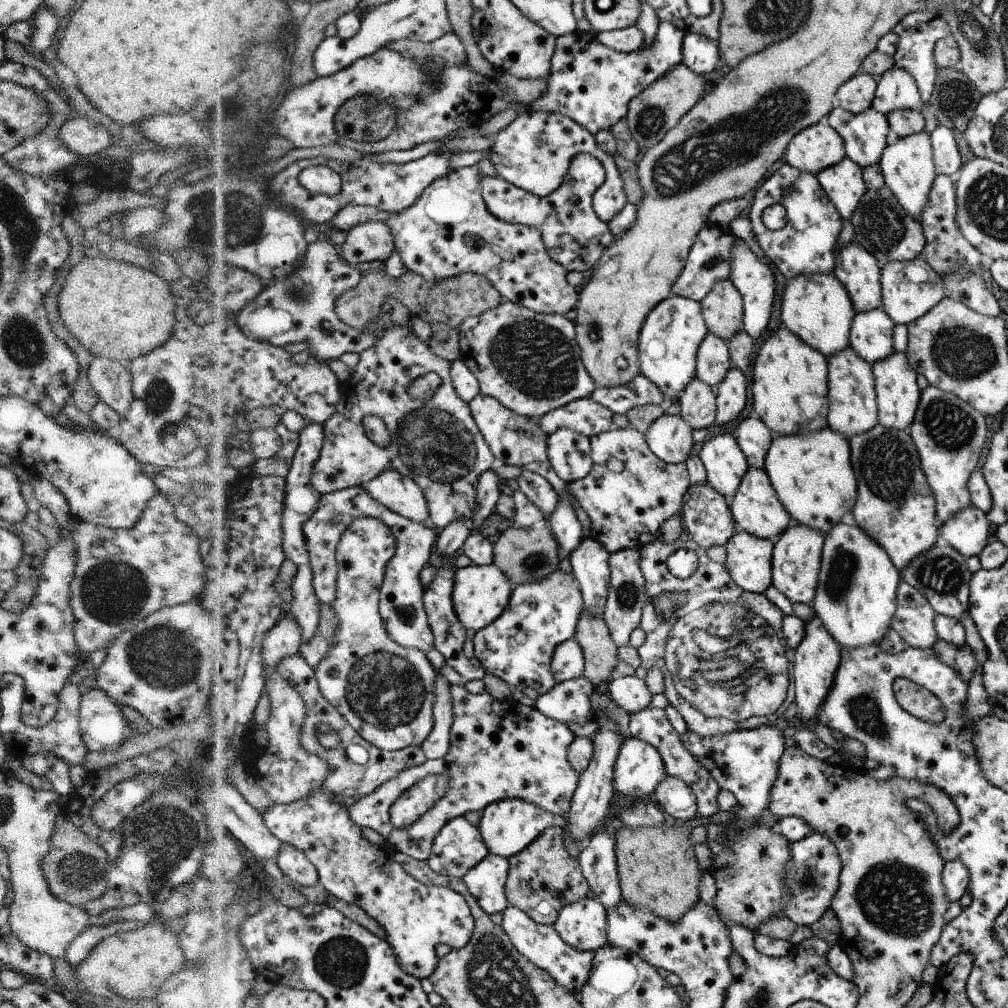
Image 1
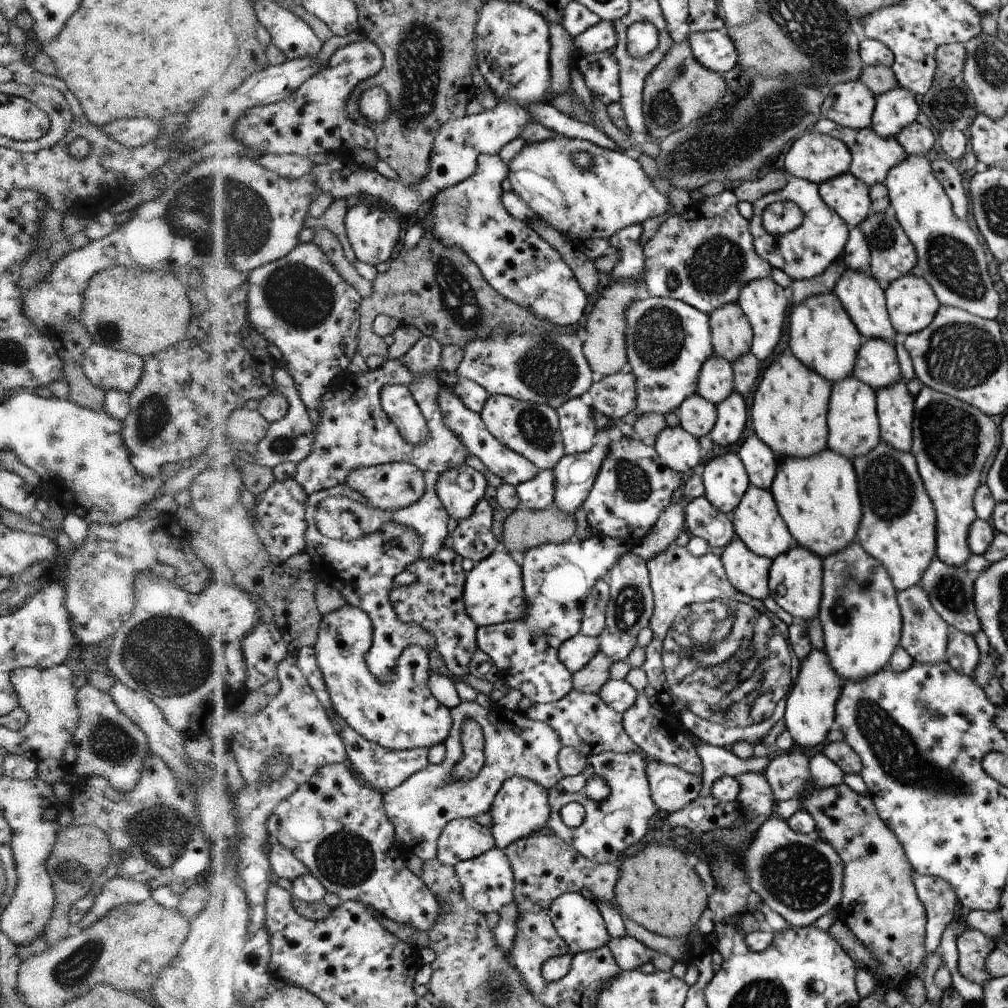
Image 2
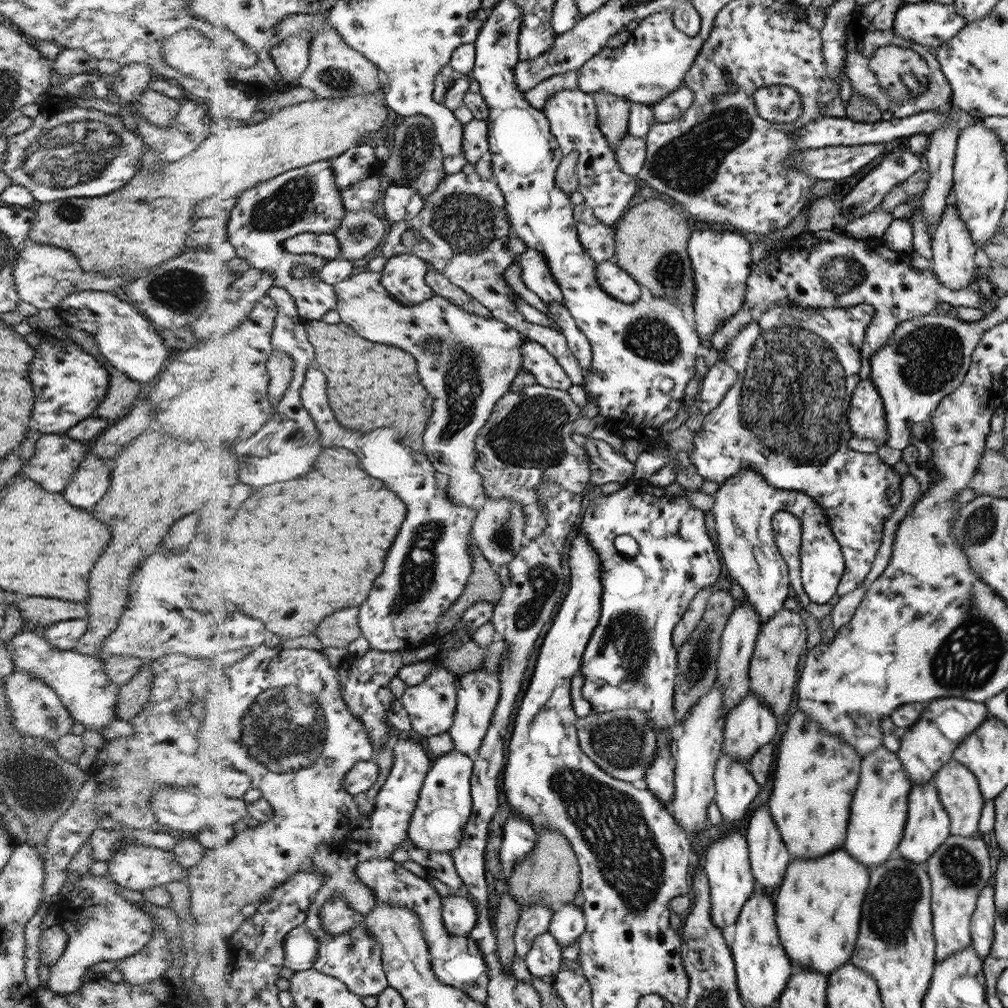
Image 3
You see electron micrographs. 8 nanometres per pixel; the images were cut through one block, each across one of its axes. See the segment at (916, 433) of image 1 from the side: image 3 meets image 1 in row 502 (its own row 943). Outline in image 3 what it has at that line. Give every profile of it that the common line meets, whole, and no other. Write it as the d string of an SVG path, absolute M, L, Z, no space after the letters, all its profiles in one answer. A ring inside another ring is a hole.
M951 834L927 863L931 880L932 934L937 940L937 960L962 952L972 944L972 919L977 909L977 900L992 878L990 852L980 838L964 838Z

